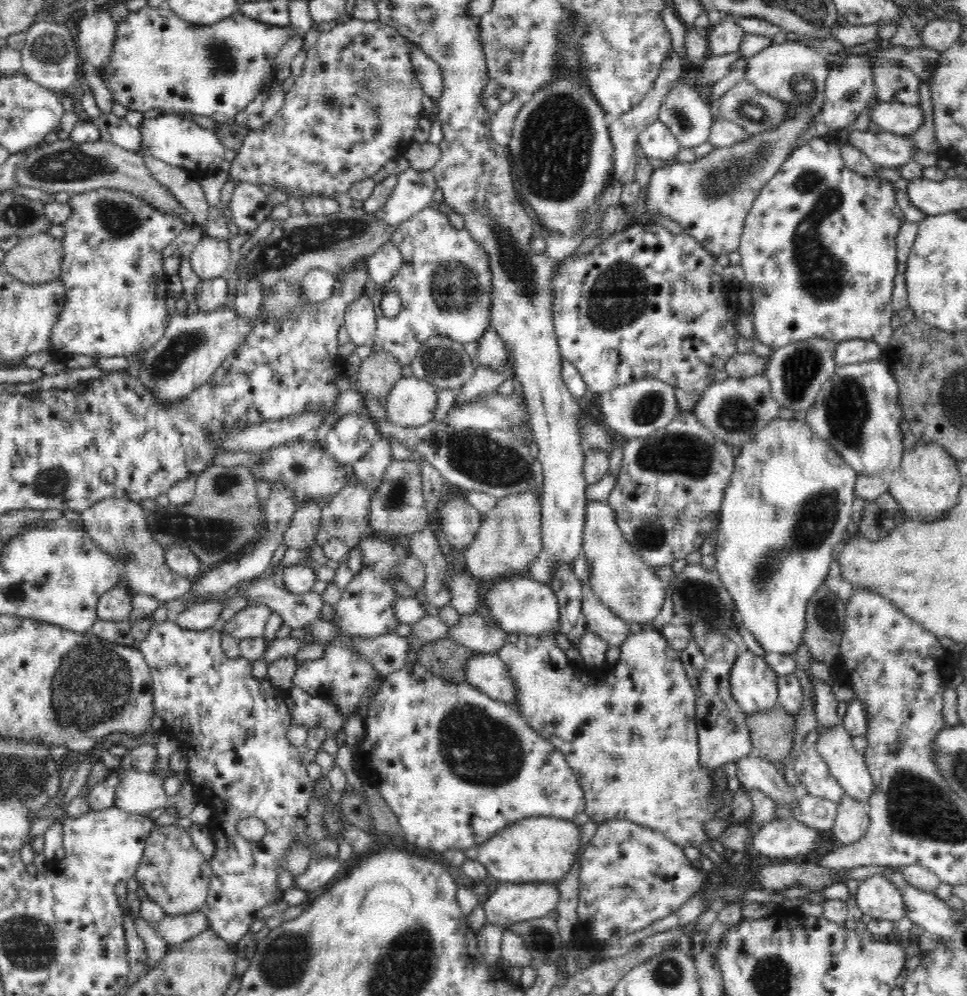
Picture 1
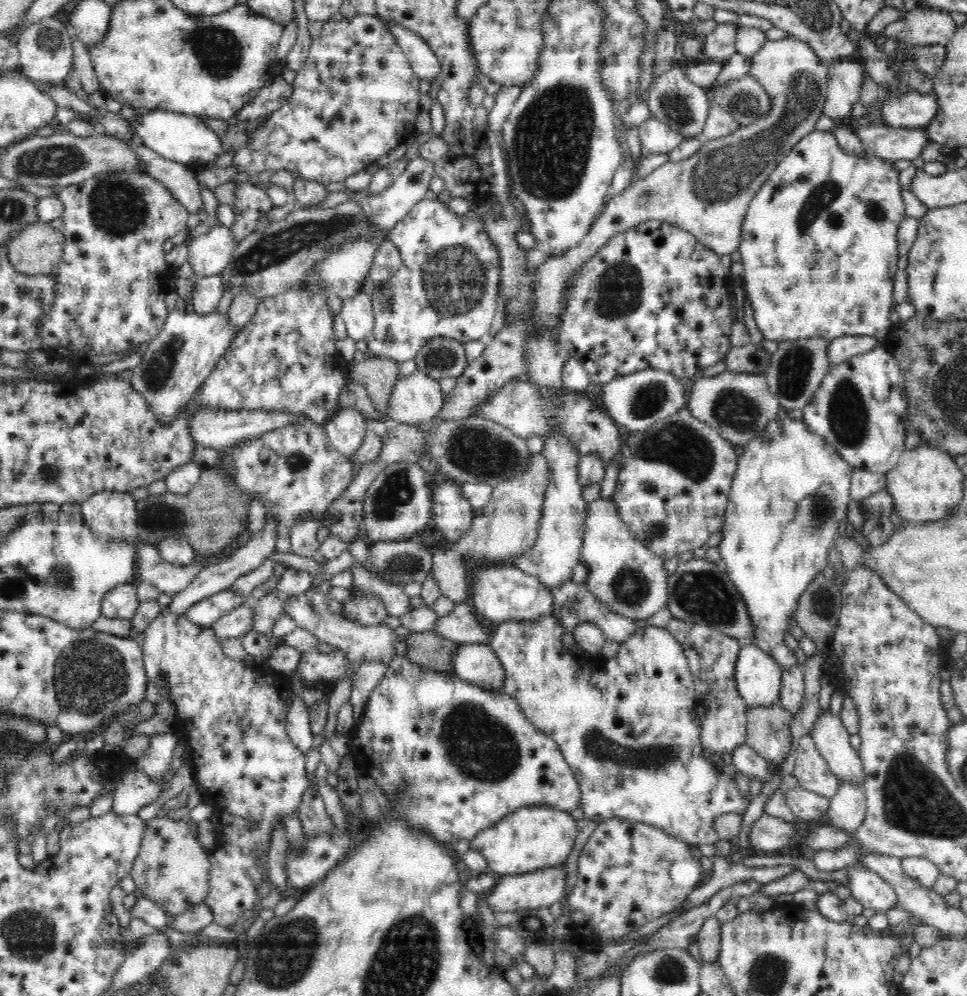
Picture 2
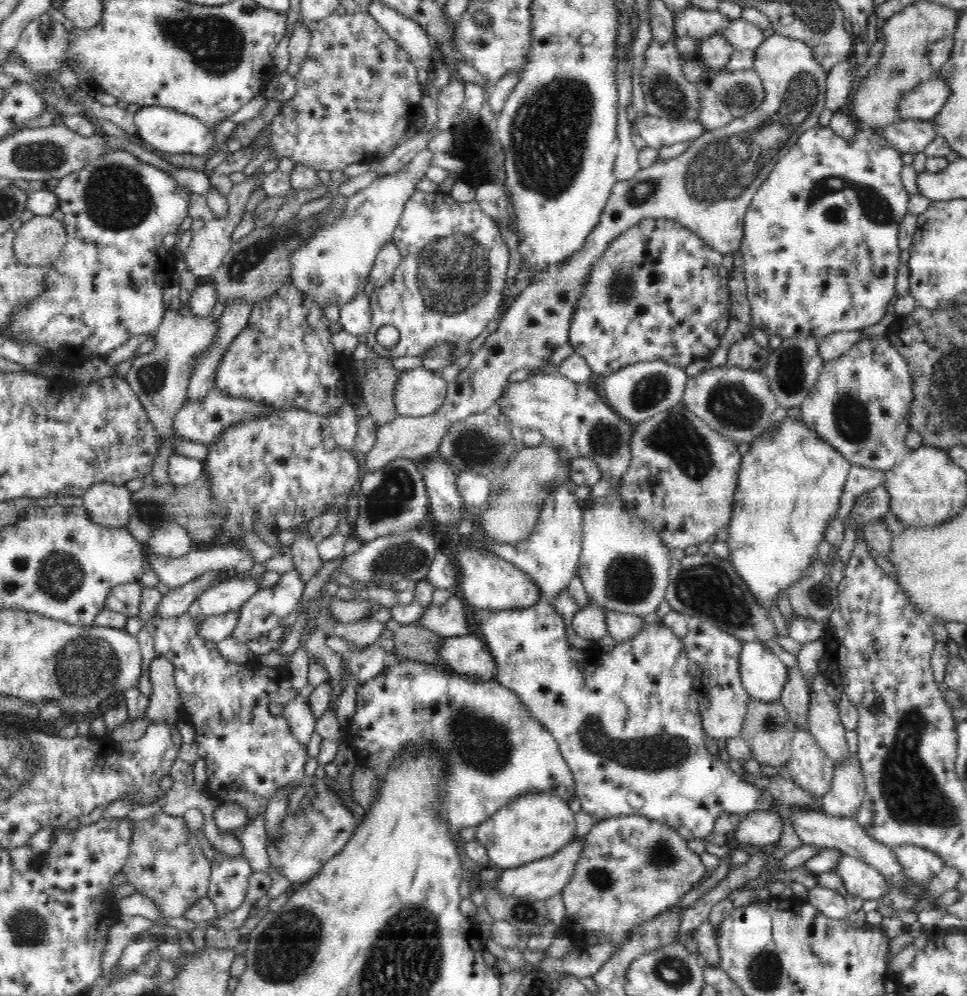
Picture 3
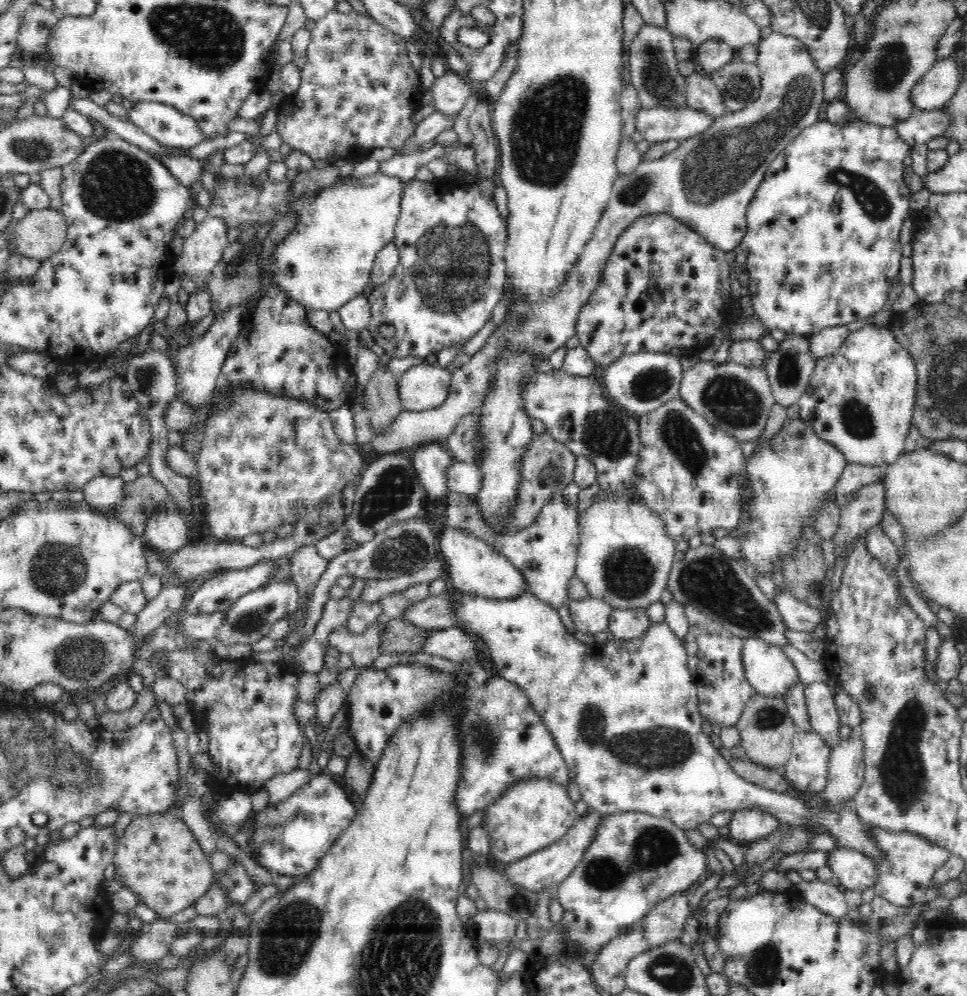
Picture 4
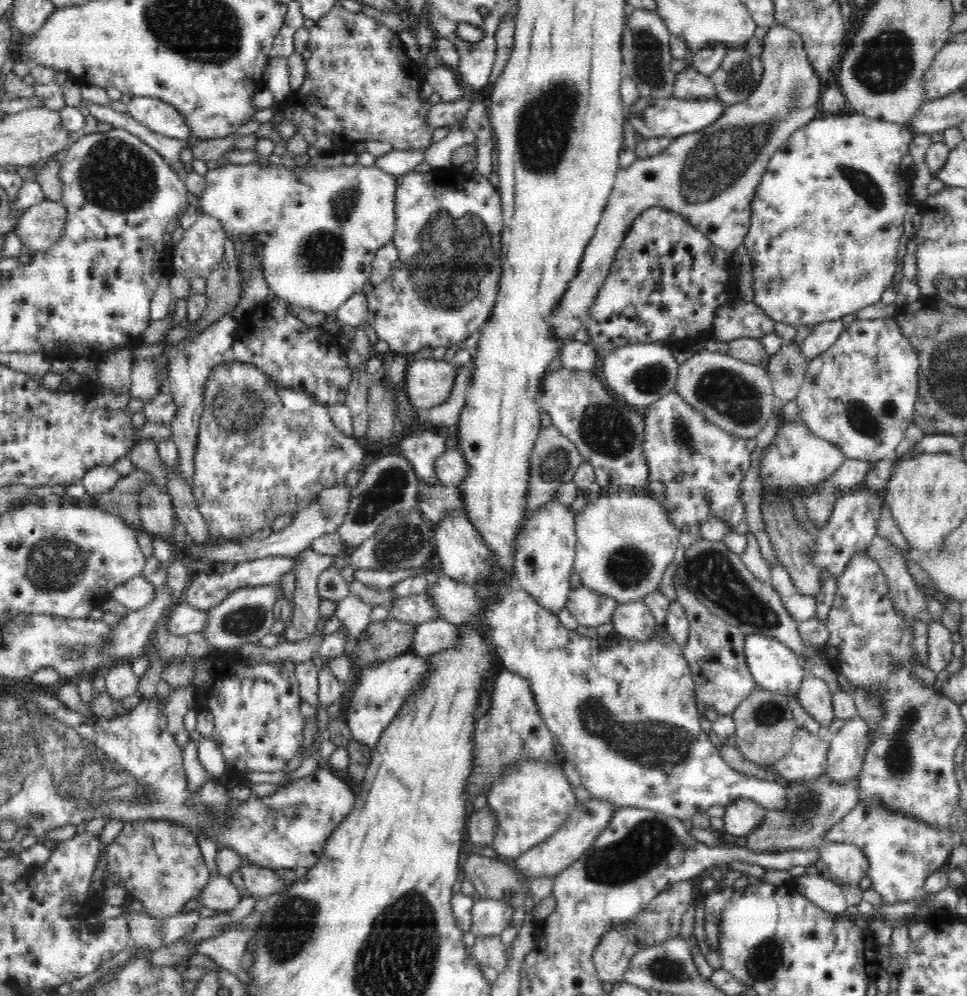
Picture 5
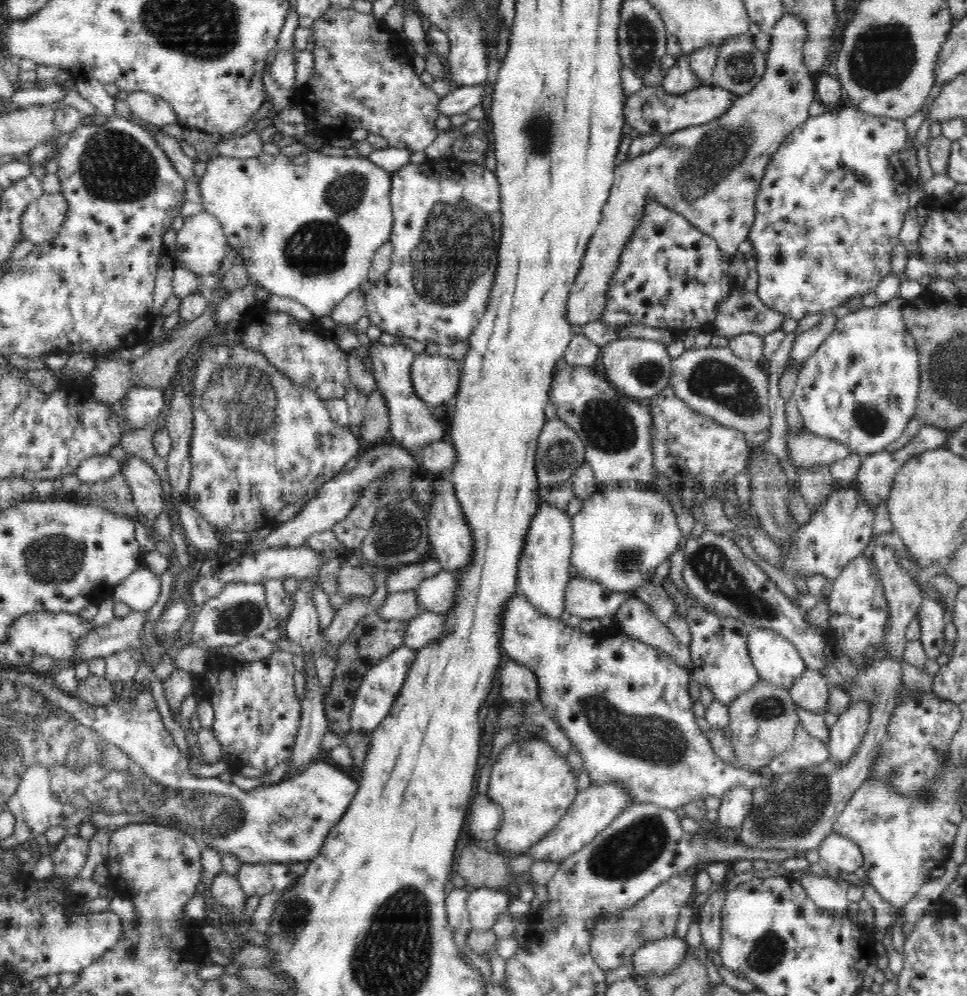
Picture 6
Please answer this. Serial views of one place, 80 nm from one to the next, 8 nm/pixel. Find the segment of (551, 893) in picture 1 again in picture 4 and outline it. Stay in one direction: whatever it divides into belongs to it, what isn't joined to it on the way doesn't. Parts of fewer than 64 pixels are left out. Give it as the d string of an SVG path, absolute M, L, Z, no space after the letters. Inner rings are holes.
M589 810L584 816L575 820L574 826L570 827L560 840L556 840L555 843L525 856L523 859L508 863L504 873L508 875L508 879L512 883L516 884L516 887L534 891L536 894L542 889L552 889L552 895L556 896L557 886L578 866L585 850L592 844L596 828L601 825L603 818L598 812Z

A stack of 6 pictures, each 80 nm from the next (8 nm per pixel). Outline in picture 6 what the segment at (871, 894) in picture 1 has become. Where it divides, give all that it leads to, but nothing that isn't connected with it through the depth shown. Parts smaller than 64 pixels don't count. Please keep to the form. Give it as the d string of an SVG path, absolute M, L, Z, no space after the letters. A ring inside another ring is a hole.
M832 831L816 848L821 863L835 874L839 871L854 872L862 866L863 856L858 844Z

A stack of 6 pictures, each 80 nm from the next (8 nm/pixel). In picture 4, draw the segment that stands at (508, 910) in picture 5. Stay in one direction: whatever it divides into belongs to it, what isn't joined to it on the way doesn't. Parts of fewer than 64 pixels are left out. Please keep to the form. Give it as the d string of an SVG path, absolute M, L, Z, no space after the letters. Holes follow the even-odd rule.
M496 909L478 910L474 915L474 922L478 926L476 940L480 936L480 942L507 942L515 936L517 921L504 911L496 911Z

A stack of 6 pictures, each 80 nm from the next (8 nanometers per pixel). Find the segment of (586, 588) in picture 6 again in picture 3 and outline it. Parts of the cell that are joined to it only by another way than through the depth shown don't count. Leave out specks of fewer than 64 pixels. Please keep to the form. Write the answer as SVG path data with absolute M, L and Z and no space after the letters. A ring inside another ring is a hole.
M597 605L585 606L574 614L571 631L589 640L591 645L596 645L602 636L608 634L605 620L606 612L608 611Z

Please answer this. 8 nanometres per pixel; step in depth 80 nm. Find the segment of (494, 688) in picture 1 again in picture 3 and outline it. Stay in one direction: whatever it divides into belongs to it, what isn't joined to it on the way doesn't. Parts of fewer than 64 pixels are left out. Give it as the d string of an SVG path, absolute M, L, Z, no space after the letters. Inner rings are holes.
M477 634L442 637L439 658L456 674L496 682L498 669L487 644Z

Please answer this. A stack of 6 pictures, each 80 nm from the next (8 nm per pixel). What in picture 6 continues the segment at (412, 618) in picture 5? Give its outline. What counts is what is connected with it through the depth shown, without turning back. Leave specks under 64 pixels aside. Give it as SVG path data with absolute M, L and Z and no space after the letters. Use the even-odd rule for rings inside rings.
M414 591L389 592L382 606L376 612L376 618L386 620L388 622L396 620L408 621L418 614L422 614L424 609L418 605L418 599Z

